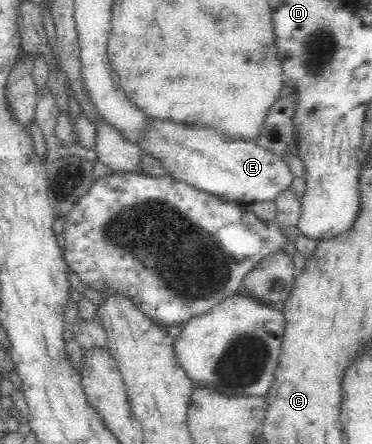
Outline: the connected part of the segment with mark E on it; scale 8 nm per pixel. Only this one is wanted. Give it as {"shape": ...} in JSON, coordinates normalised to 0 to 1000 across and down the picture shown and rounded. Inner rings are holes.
{"shape":[[[395,261],[366,327],[371,338],[422,356],[449,394],[594,448],[626,448],[664,462],[737,450],[758,428],[782,421],[790,399],[755,354],[688,318],[629,313],[540,277]]]}

